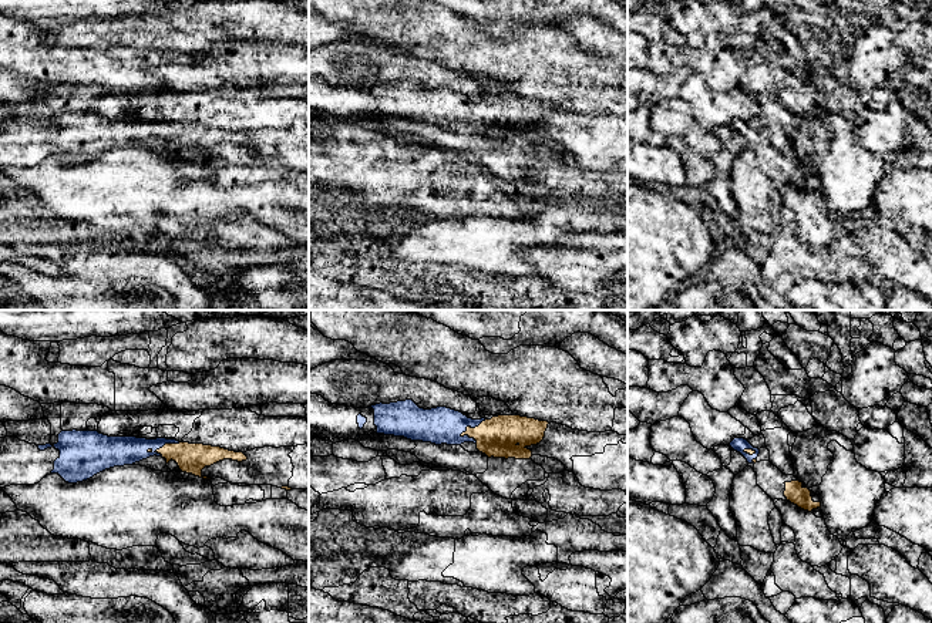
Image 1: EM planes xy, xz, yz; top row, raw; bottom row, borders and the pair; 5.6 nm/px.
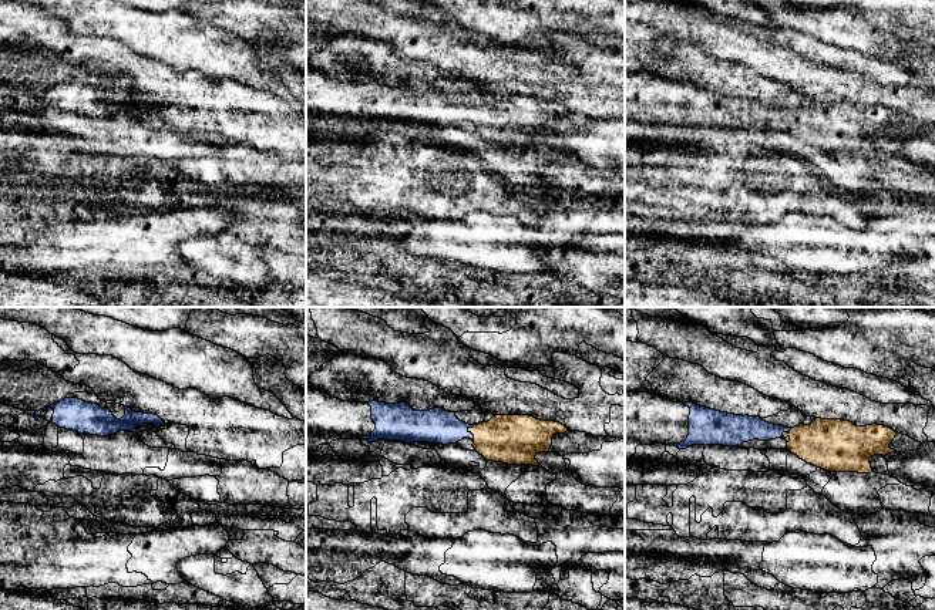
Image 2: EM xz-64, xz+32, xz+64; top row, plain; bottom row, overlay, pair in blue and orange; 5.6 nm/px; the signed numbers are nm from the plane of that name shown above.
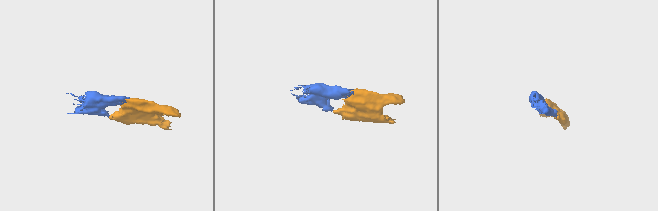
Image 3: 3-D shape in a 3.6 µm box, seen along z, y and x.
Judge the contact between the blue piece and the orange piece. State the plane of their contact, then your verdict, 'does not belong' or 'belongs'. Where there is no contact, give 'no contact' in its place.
xz | belongs

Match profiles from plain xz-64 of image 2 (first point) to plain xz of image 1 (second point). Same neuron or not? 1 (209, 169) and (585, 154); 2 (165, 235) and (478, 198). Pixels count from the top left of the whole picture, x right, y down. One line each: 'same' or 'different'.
1: different
2: different

